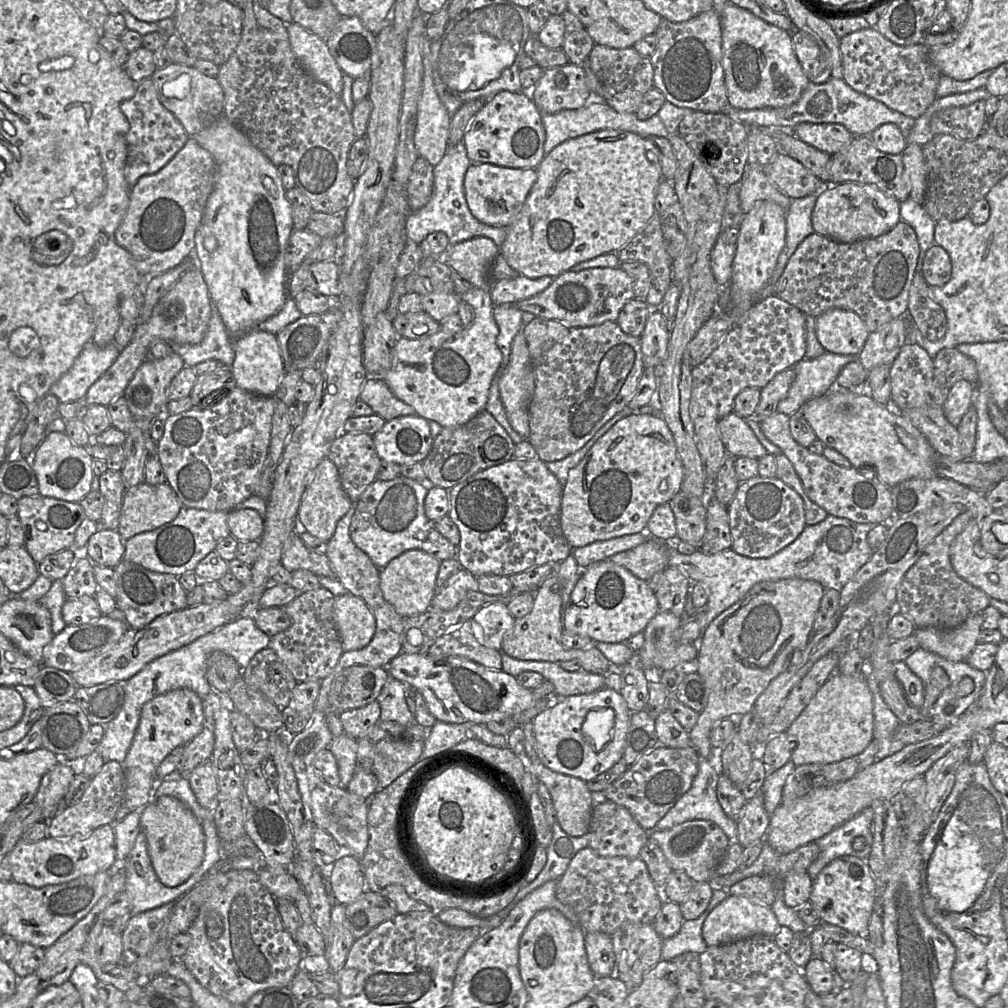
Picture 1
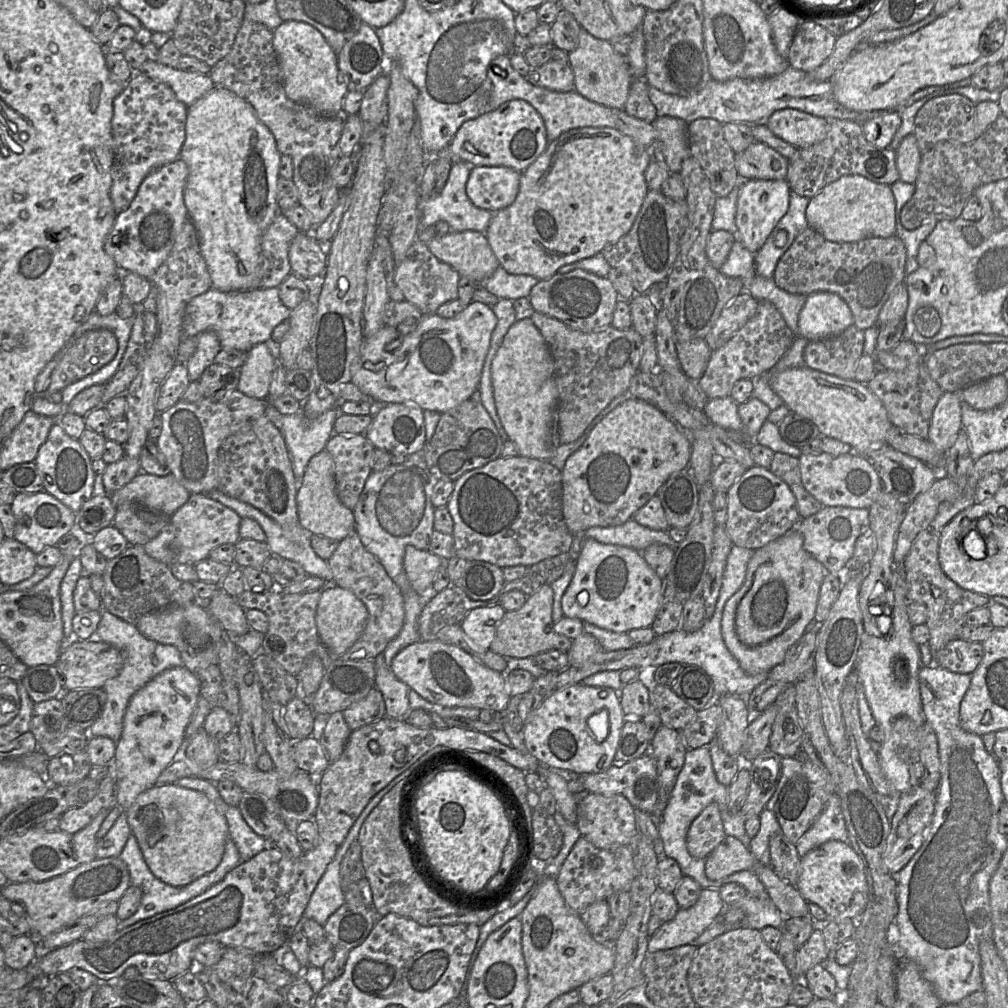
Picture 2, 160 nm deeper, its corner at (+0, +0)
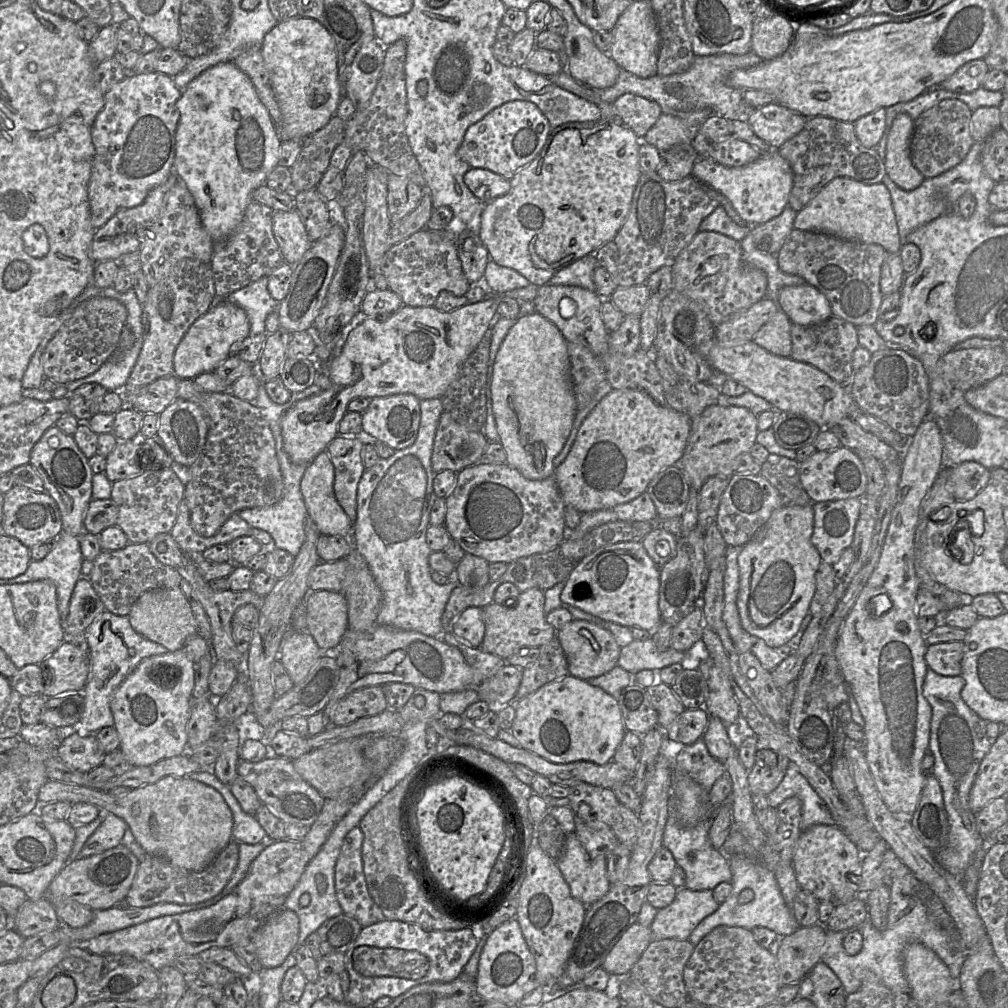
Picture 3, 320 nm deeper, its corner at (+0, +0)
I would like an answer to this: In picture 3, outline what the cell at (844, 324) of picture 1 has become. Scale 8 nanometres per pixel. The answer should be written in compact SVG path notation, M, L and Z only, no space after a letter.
M809 284L782 288L778 305L792 323L802 326L817 325L833 316L826 296Z

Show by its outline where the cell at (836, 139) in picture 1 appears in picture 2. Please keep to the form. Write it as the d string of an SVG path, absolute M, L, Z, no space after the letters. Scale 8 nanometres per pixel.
M786 108L775 111L767 119L766 126L775 136L801 149L823 141L829 129L829 121Z

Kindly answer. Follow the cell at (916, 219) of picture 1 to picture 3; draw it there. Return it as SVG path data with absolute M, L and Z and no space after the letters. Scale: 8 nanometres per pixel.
M975 142L961 163L939 176L925 178L924 182L912 191L899 188L888 174L883 177L882 182L891 194L901 246L907 243L907 236L917 228L947 212L957 212L957 202L965 193L971 193L976 200L976 206L971 217L974 218L977 212L978 218L986 215L986 209L989 208L988 197L994 187L992 184L996 183L983 169L981 162L982 149L983 143Z

